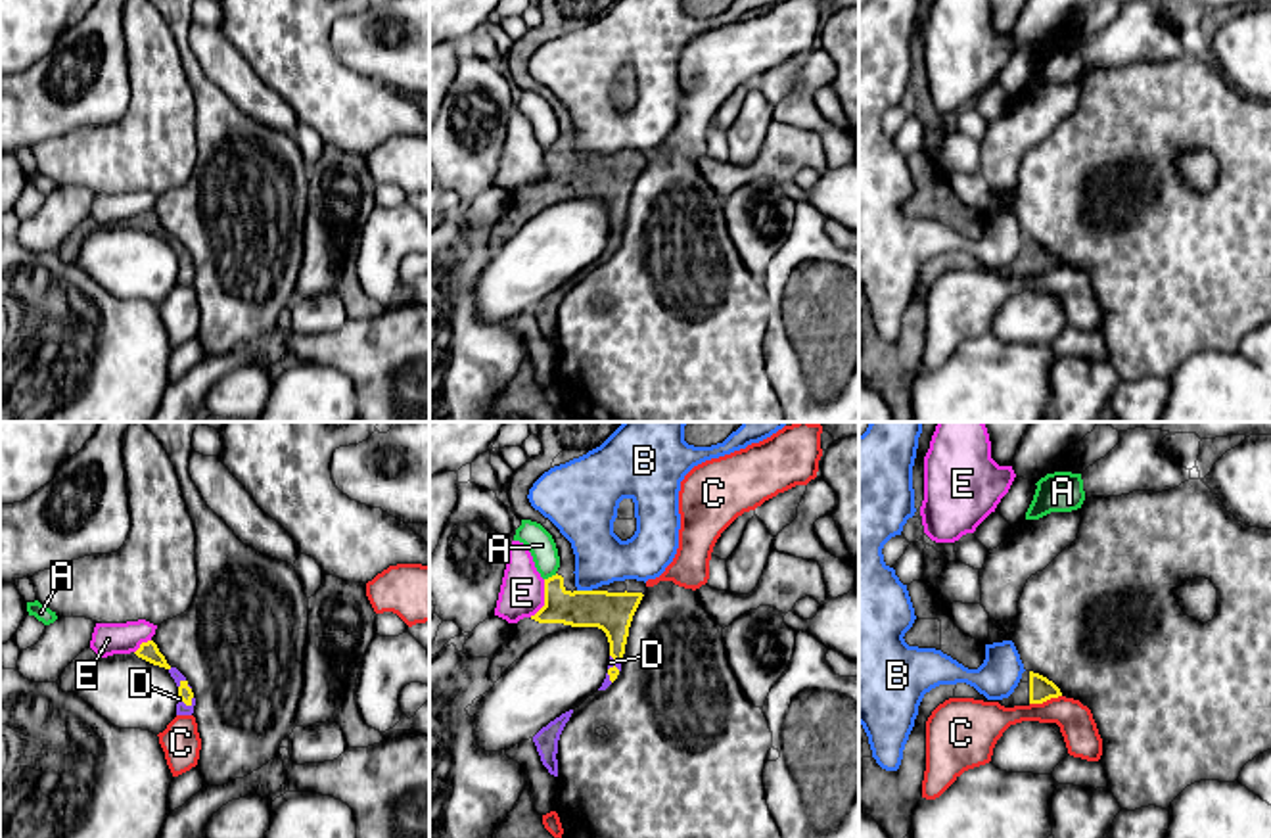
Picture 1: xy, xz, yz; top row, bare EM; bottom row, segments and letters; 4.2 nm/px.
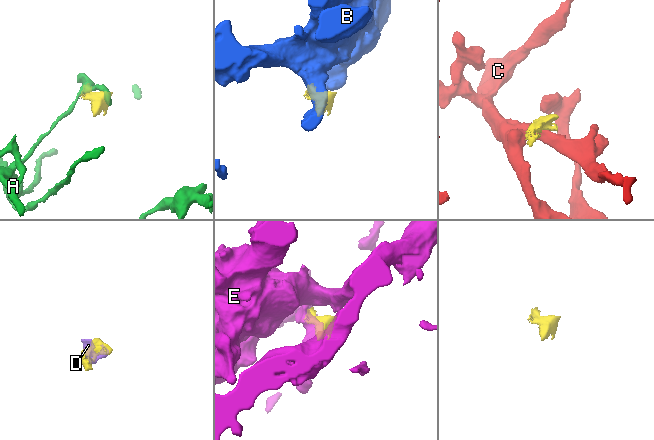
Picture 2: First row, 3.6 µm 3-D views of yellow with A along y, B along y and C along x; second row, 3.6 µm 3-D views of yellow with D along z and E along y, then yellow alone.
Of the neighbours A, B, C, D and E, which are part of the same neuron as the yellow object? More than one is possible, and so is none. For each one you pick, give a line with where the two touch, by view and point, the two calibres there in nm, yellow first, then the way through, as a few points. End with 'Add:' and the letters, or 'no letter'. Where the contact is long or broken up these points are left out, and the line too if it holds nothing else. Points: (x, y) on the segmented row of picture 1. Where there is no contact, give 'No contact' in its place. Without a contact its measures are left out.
D: Touches yellow at xy (186, 704). Thickness 60 nm (yellow) against 50 nm. Path across: xy (184, 693), (186, 704), (181, 708)
Add: D

